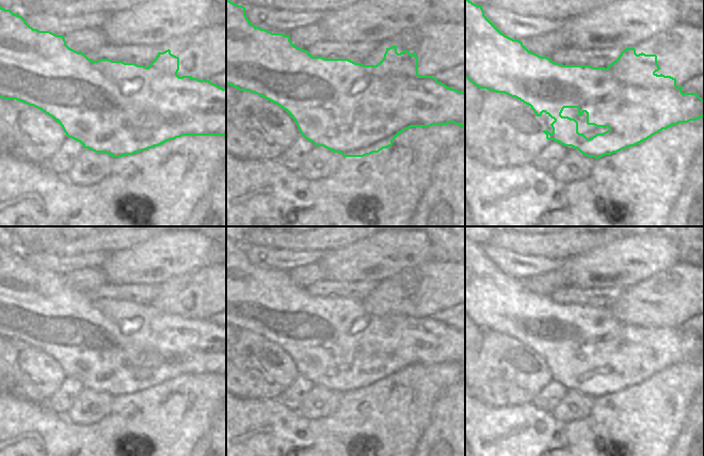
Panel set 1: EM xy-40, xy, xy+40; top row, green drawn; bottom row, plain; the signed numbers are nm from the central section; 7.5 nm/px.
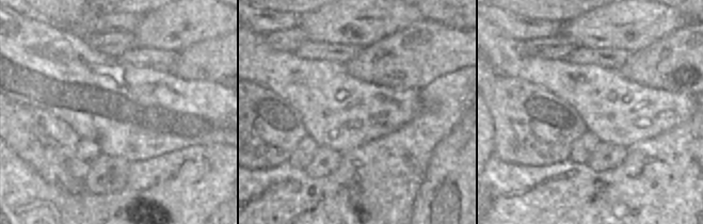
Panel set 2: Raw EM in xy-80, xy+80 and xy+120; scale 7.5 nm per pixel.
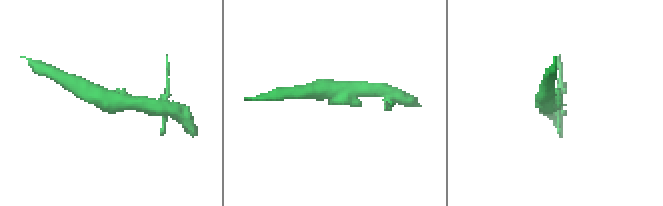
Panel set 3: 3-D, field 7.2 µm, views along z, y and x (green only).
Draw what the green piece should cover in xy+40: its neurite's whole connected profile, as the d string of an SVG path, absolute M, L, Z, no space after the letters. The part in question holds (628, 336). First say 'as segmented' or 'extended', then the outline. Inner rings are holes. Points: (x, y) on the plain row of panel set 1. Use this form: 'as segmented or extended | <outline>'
as segmented | M465 237L465 317L478 326L496 332L505 332L531 346L537 356L545 351L555 360L550 363L553 372L543 369L547 379L554 379L564 386L577 388L587 396L598 398L605 394L618 392L635 386L662 368L679 362L697 360L704 356L704 339L697 332L683 332L683 326L676 325L676 318L656 312L660 309L656 294L637 294L635 287L624 288L619 297L607 308L590 304L562 304L547 296L529 290L521 280L505 274L485 254L482 245L477 245ZM564 347L577 347L578 355L587 352L587 363L608 366L603 373L588 378L578 372L578 361L562 356Z

